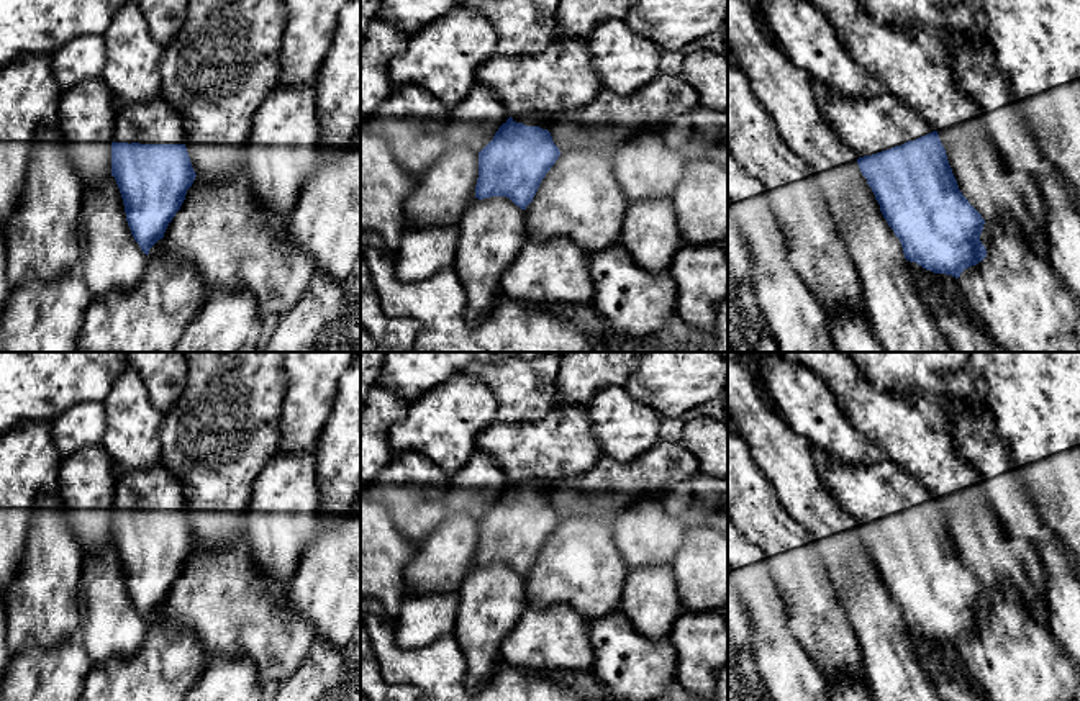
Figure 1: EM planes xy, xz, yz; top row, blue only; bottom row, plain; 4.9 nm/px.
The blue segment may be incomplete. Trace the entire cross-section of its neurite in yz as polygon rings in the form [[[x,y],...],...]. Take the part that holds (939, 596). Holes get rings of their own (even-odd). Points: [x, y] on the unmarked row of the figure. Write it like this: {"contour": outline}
{"contour": [[[831,457],[821,480],[842,511],[859,522],[859,536],[900,606],[906,627],[959,645],[965,635],[987,624],[980,608],[985,586],[959,557],[939,501],[923,482],[892,459],[860,465]]]}

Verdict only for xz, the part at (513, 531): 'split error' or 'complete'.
split error

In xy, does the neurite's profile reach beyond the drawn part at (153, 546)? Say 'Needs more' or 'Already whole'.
Needs more

